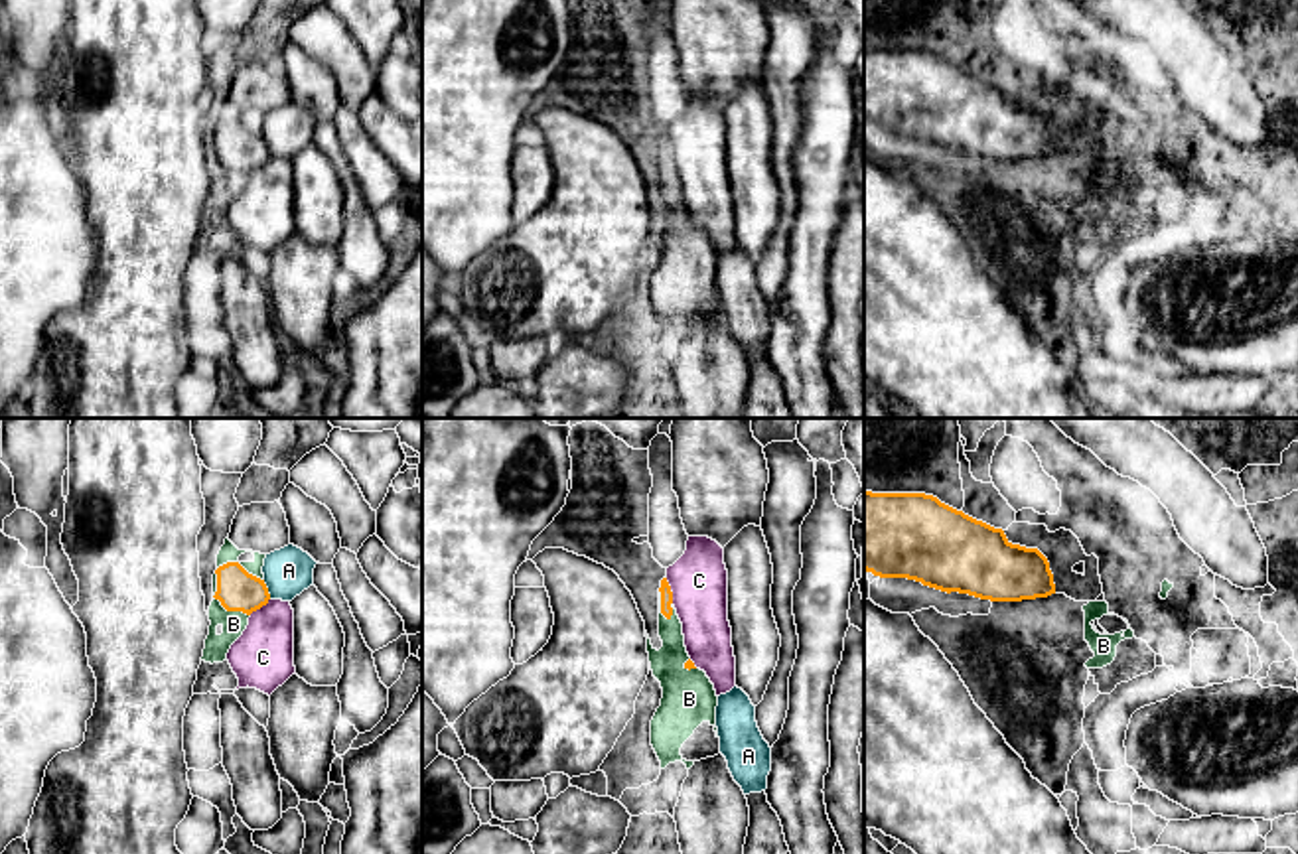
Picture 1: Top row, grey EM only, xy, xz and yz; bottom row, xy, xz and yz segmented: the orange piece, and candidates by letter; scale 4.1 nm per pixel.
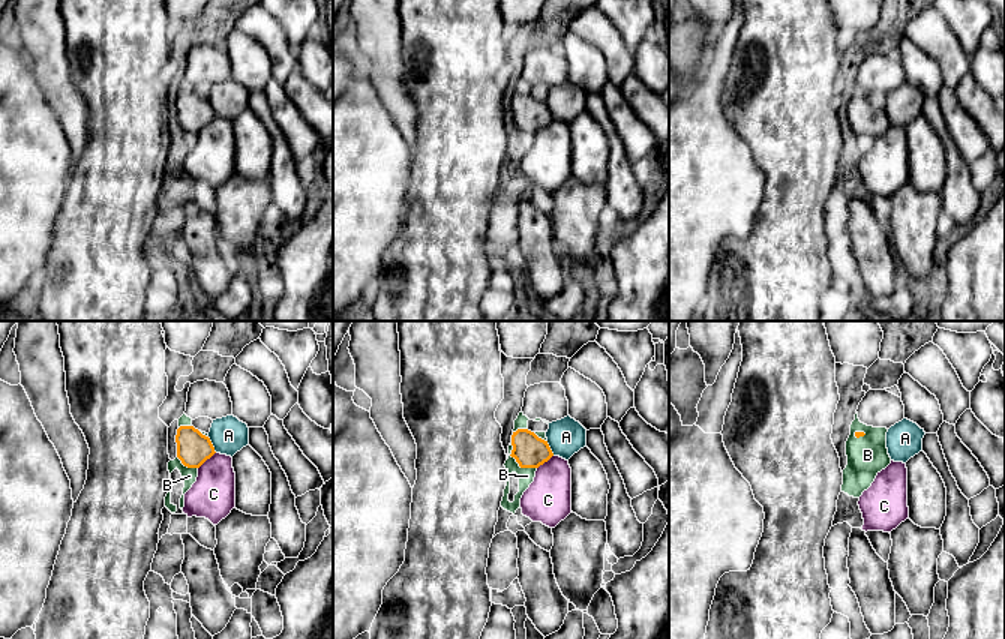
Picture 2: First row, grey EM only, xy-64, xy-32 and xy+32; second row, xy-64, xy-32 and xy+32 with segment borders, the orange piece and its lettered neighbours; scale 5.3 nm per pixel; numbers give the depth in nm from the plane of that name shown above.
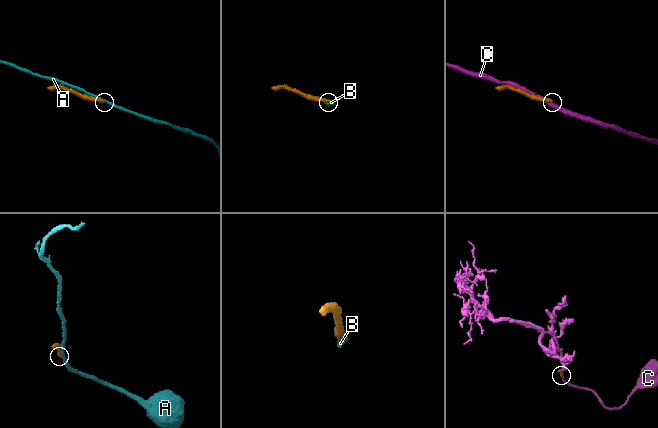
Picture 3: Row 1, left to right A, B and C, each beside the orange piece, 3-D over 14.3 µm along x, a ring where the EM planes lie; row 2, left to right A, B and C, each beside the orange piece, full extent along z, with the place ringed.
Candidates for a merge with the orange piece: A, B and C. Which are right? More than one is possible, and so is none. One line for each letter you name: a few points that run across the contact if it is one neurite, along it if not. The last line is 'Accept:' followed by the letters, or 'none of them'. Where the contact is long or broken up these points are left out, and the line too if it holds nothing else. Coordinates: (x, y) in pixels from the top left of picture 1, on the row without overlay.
Accept: B

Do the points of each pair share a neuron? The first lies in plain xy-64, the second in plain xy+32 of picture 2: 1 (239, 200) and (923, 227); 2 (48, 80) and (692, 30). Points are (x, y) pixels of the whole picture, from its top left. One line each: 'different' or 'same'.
1: same
2: different

